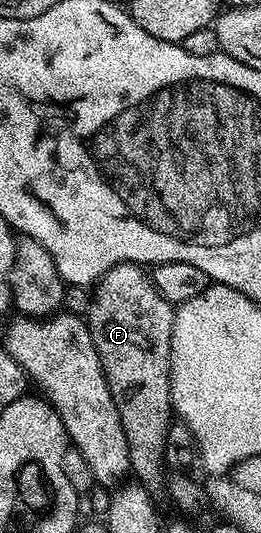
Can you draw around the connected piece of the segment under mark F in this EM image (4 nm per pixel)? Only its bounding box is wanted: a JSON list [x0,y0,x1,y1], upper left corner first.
[85,262,176,492]

